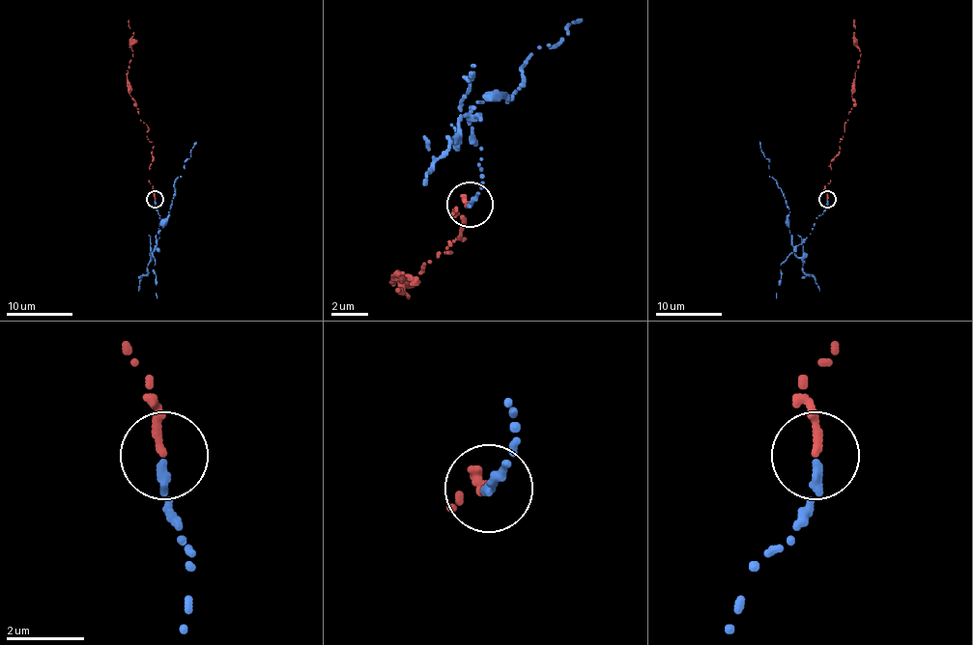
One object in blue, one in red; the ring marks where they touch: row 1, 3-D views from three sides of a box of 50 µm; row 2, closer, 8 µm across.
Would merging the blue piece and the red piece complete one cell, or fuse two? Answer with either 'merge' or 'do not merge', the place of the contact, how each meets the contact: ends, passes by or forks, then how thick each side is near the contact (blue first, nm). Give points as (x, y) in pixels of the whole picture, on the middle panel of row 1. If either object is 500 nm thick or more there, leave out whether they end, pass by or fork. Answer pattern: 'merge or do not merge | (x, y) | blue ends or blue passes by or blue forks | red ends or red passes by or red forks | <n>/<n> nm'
do not merge | (470, 205) | blue ends | red ends | 240/240 nm

